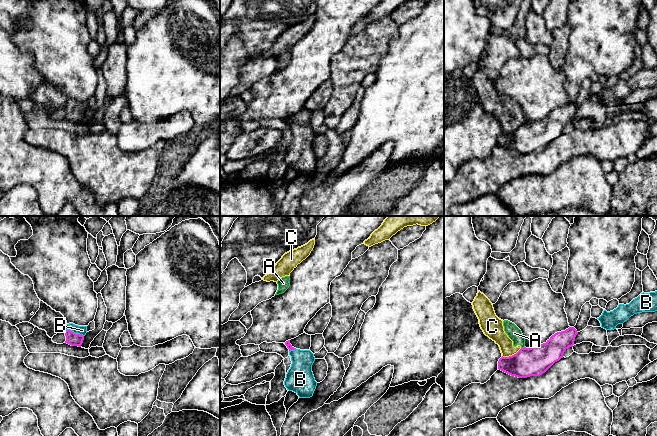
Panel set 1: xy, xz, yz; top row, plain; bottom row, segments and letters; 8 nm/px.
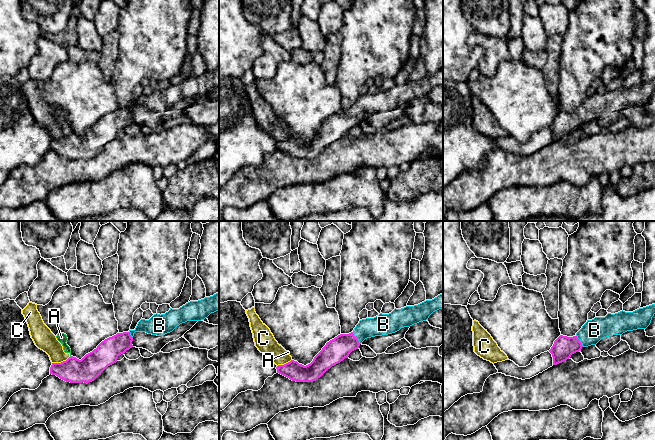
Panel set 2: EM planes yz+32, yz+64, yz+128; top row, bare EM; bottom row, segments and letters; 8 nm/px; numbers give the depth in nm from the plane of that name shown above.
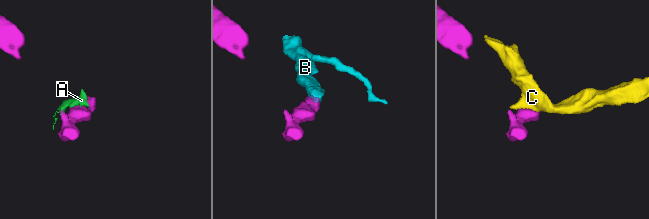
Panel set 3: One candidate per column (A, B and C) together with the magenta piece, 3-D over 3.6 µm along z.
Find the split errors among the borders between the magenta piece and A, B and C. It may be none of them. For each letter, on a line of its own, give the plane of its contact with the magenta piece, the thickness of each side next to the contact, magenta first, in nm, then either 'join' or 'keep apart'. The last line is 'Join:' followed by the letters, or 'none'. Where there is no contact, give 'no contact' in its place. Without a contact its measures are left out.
A: meets magenta in yz; 240 nm thick on the magenta side, 110 nm on the other; keep apart
B: meets magenta in xy; 100 nm thick on the magenta side, 80 nm on the other; join
C: meets magenta in yz; 240 nm thick on the magenta side, 150 nm on the other; keep apart
Join: B

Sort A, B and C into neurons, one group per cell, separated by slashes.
A C / B

